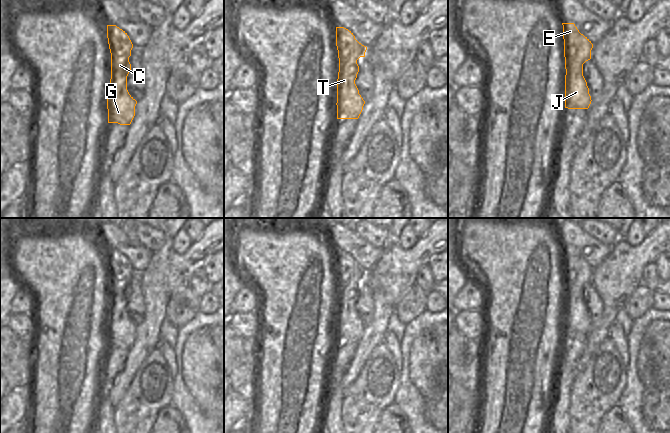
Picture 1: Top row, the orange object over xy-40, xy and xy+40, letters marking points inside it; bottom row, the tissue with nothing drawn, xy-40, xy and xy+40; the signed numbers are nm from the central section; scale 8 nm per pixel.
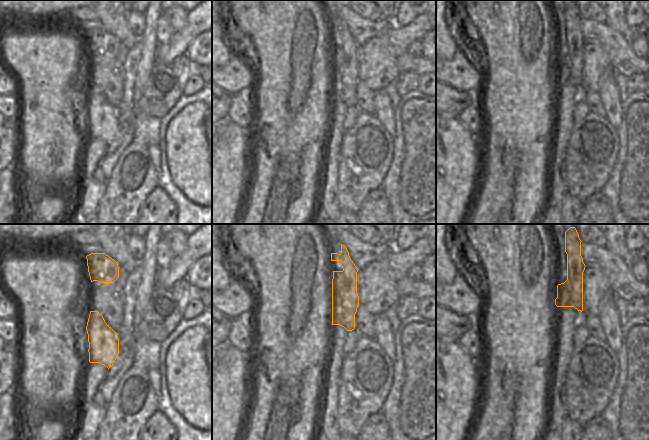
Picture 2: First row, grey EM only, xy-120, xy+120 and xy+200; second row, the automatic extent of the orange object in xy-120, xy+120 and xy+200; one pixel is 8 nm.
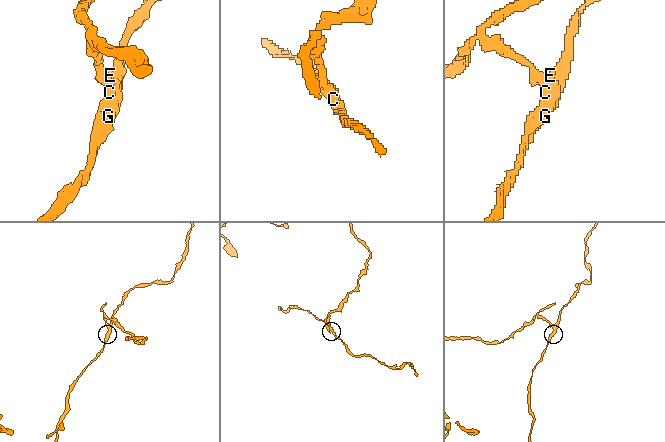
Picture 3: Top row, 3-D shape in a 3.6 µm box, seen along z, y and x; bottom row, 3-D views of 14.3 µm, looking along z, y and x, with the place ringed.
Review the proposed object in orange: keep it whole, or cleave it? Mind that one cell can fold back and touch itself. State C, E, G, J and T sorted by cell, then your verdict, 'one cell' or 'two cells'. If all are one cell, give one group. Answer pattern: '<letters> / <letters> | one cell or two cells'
C G J T / E | two cells

